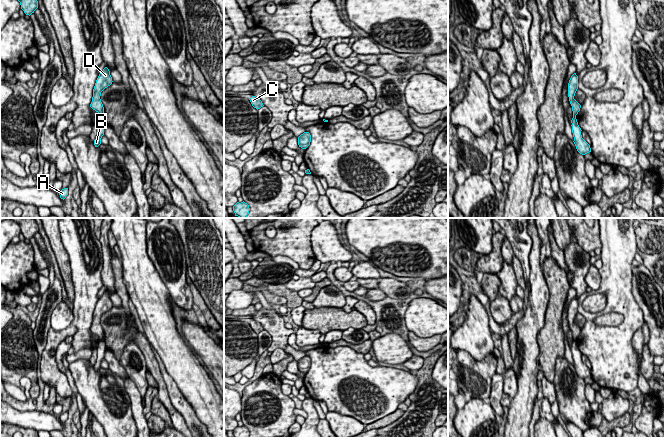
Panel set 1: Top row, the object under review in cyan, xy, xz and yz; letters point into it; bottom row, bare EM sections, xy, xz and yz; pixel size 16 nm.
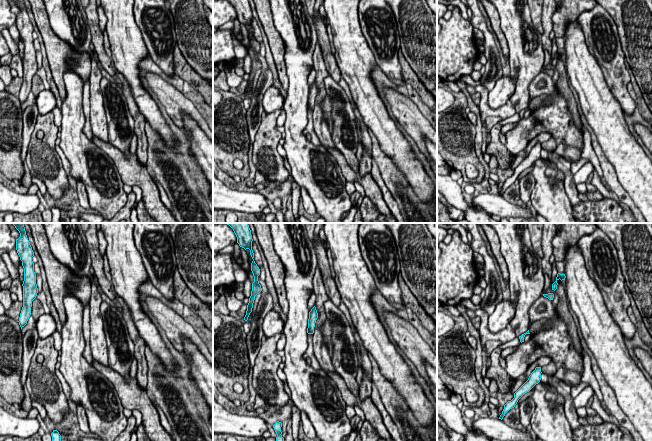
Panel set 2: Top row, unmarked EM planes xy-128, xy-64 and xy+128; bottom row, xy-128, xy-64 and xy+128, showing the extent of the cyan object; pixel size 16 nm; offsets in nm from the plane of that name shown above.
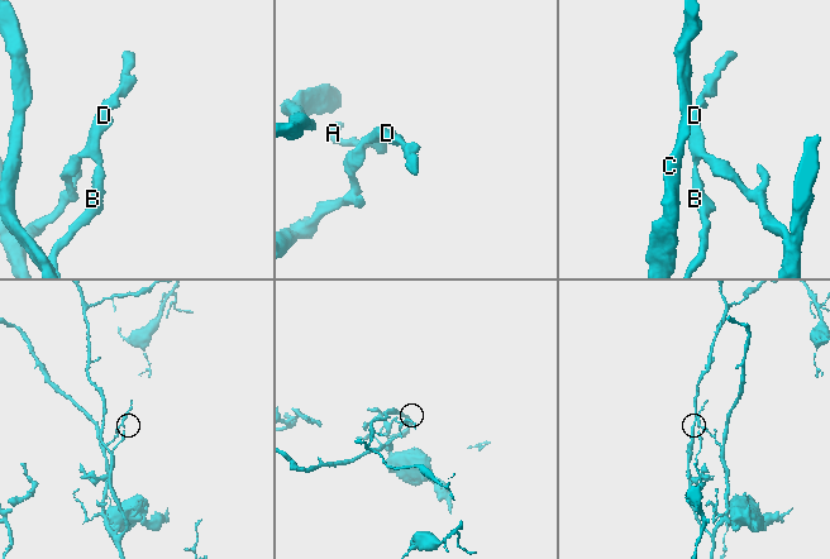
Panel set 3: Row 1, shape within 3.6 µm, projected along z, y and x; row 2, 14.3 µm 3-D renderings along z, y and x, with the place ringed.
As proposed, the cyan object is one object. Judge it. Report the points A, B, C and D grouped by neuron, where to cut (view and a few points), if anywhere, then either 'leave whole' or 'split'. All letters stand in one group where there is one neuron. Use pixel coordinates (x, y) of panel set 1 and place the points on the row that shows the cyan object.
A B / C D | xy (99, 115), (103, 116) | split

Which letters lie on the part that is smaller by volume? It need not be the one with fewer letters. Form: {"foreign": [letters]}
{"foreign": ["A", "B"]}

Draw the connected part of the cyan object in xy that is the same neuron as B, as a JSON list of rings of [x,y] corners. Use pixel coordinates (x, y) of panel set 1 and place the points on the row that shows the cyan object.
[[[99,116],[97,119],[97,136],[96,139],[94,140],[94,145],[95,147],[98,147],[101,144],[101,138],[104,135],[104,129],[106,126],[106,120],[104,116]]]

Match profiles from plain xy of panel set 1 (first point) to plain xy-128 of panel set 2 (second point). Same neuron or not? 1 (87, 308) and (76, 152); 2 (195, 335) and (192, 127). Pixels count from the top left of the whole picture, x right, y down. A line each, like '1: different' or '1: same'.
1: same
2: different

